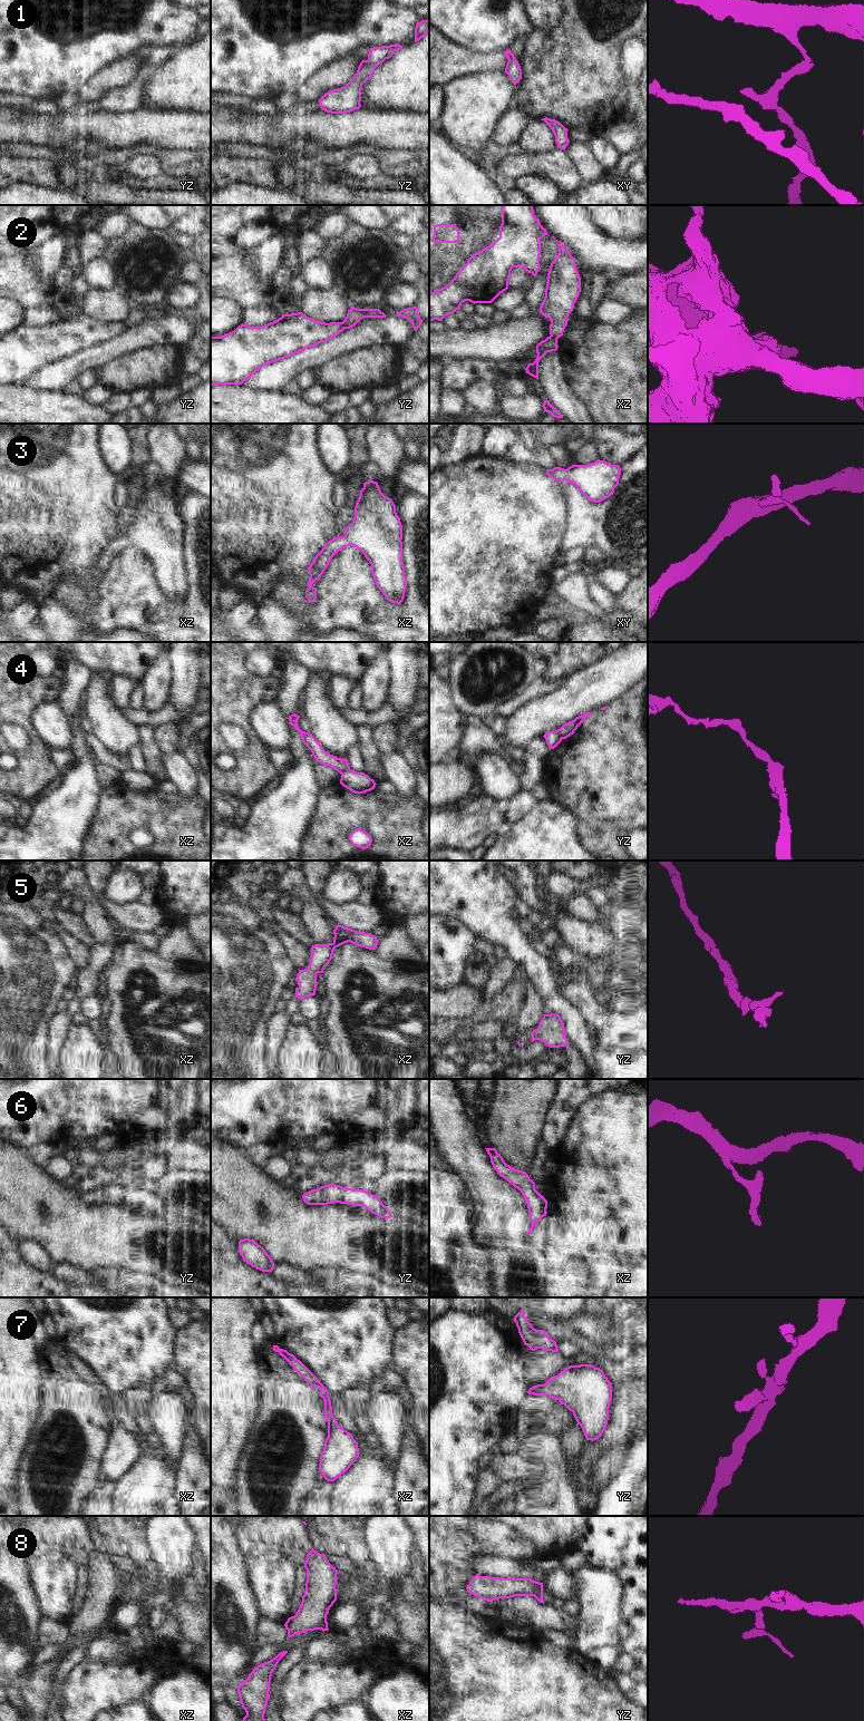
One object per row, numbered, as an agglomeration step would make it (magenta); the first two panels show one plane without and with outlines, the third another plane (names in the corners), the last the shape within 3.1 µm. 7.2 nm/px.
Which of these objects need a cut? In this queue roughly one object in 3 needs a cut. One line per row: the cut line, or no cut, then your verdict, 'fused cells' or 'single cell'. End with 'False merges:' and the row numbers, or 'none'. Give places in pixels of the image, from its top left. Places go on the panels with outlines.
1: no cut | single cell
2: xz (550, 336), (556, 339) | fused cells
3: no cut | single cell
4: xz (349, 767), (340, 773) | fused cells
5: no cut | single cell
6: no cut | single cell
7: no cut | single cell
8: yz (542, 1588), (539, 1588), (532, 1595) | fused cells
False merges: 2, 4, 8

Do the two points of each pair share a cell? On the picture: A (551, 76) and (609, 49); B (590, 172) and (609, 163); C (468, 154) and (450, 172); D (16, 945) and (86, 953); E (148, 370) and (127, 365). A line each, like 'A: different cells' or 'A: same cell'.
A: same cell
B: different cells
C: different cells
D: different cells
E: same cell

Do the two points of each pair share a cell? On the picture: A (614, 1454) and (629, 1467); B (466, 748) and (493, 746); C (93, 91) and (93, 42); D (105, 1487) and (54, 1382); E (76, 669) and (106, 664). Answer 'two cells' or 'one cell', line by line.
A: two cells
B: one cell
C: two cells
D: two cells
E: two cells

